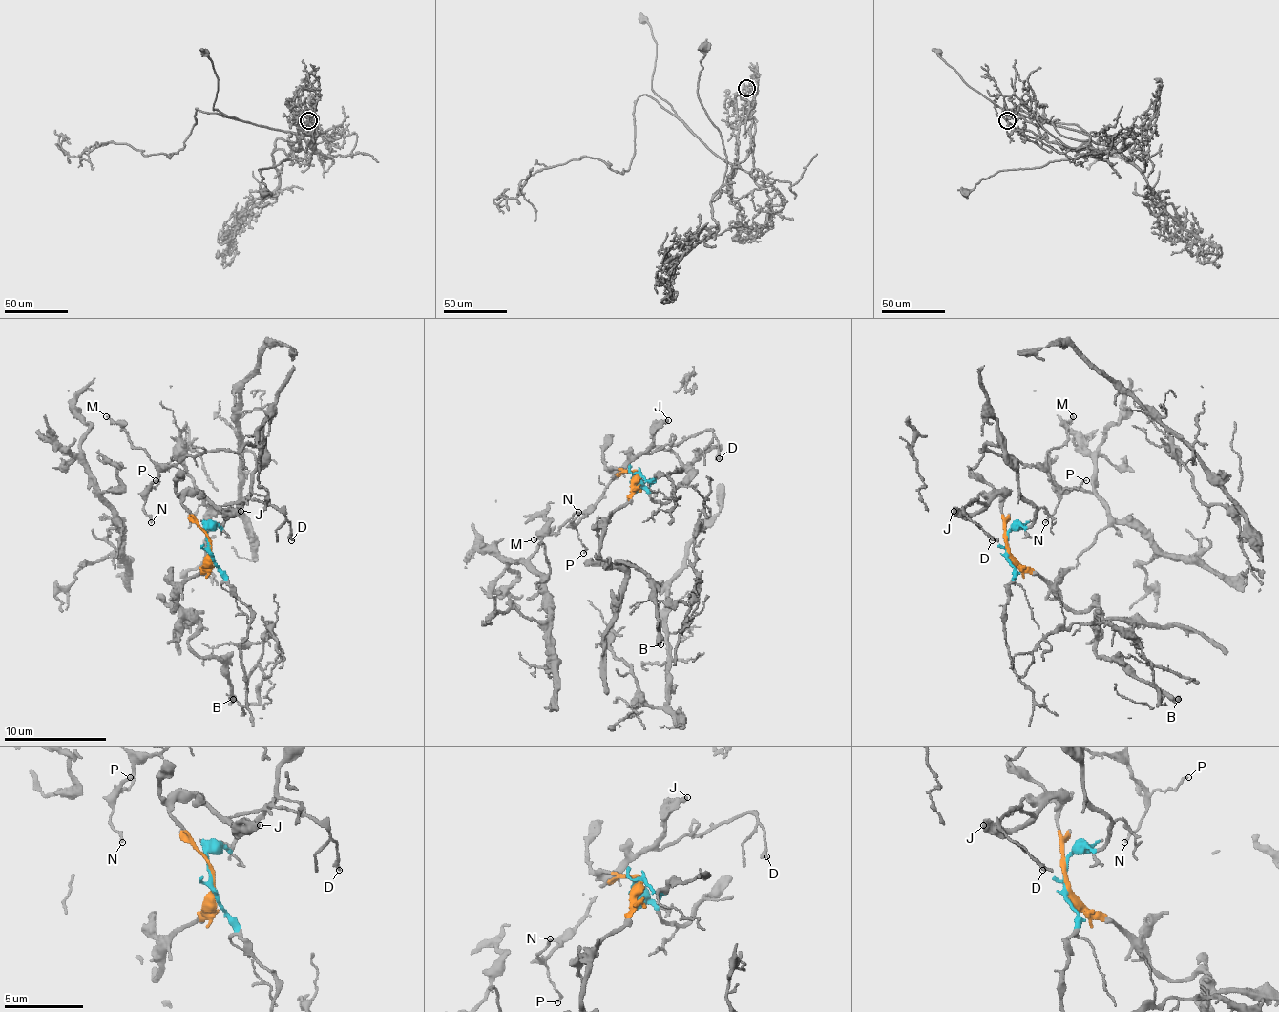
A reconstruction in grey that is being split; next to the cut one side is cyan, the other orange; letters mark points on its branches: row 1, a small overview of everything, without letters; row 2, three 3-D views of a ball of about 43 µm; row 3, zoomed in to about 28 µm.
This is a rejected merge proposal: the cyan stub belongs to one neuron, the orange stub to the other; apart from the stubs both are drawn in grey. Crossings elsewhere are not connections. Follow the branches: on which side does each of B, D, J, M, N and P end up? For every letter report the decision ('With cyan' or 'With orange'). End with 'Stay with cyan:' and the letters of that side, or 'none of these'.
B: With orange
D: With orange
J: With orange
M: With cyan
N: With cyan
P: With cyan
Stay with cyan: M, N, P

